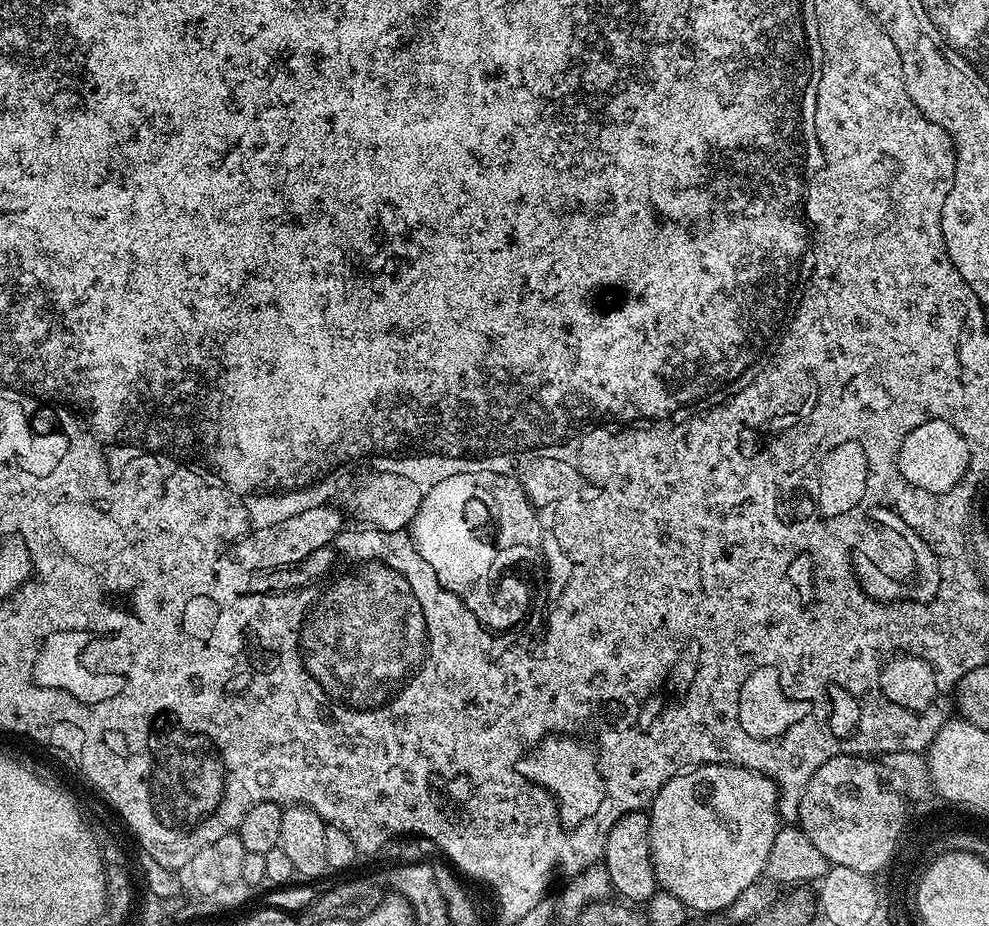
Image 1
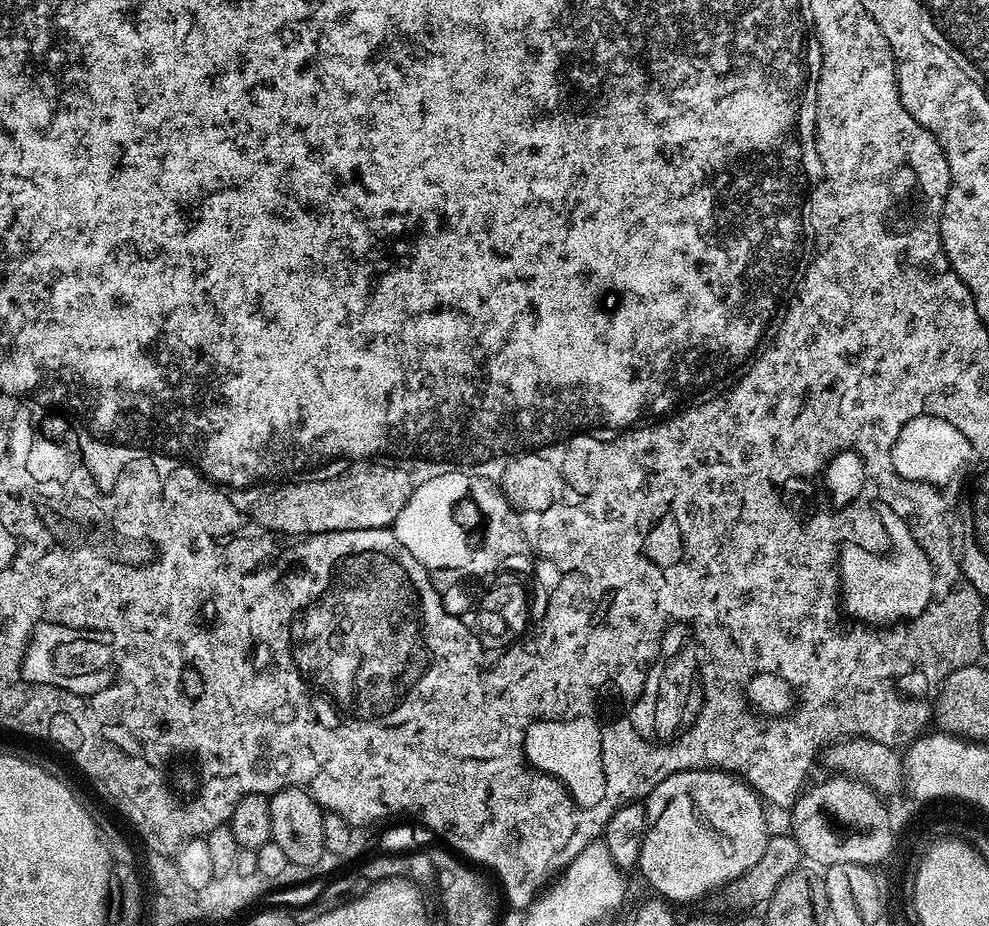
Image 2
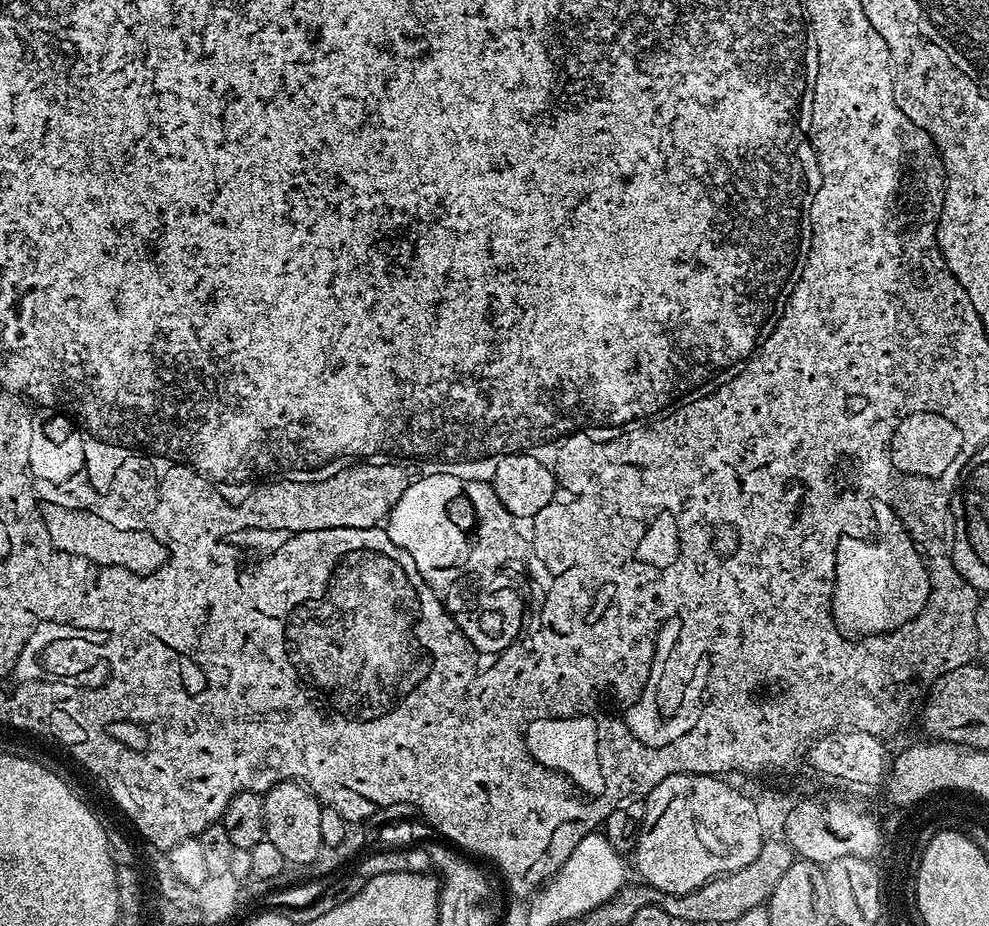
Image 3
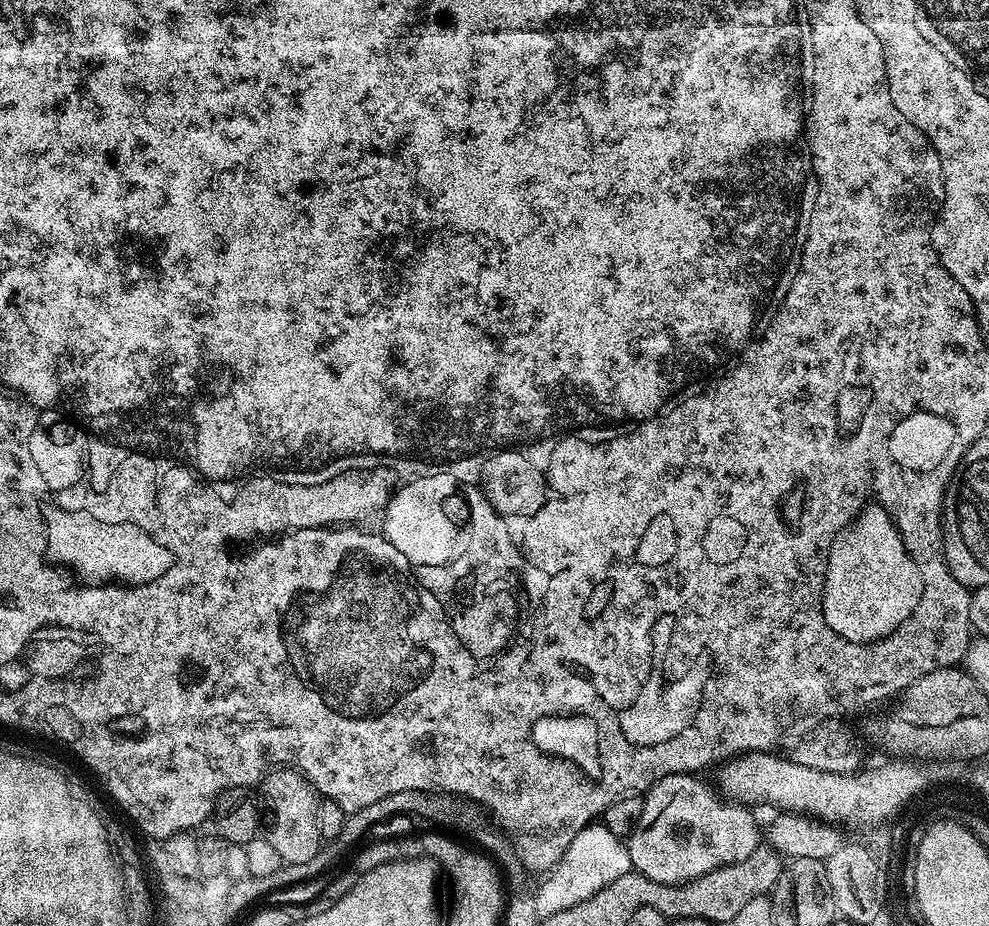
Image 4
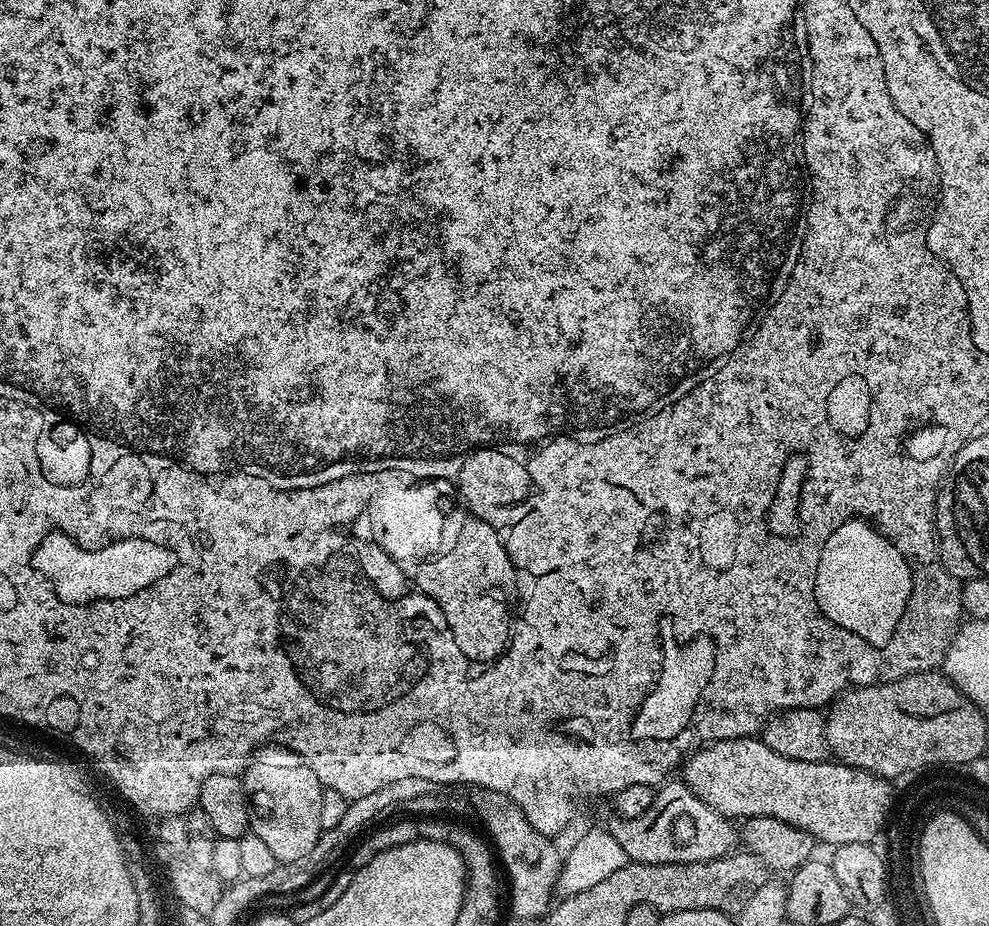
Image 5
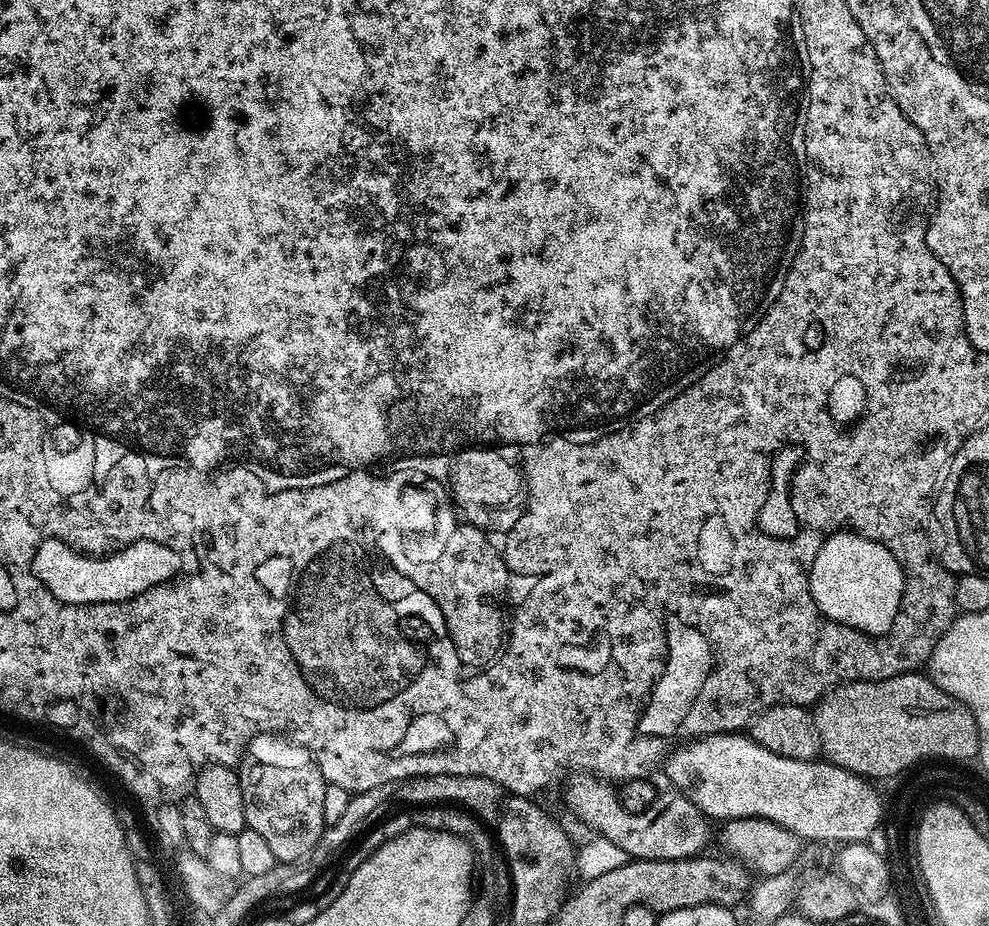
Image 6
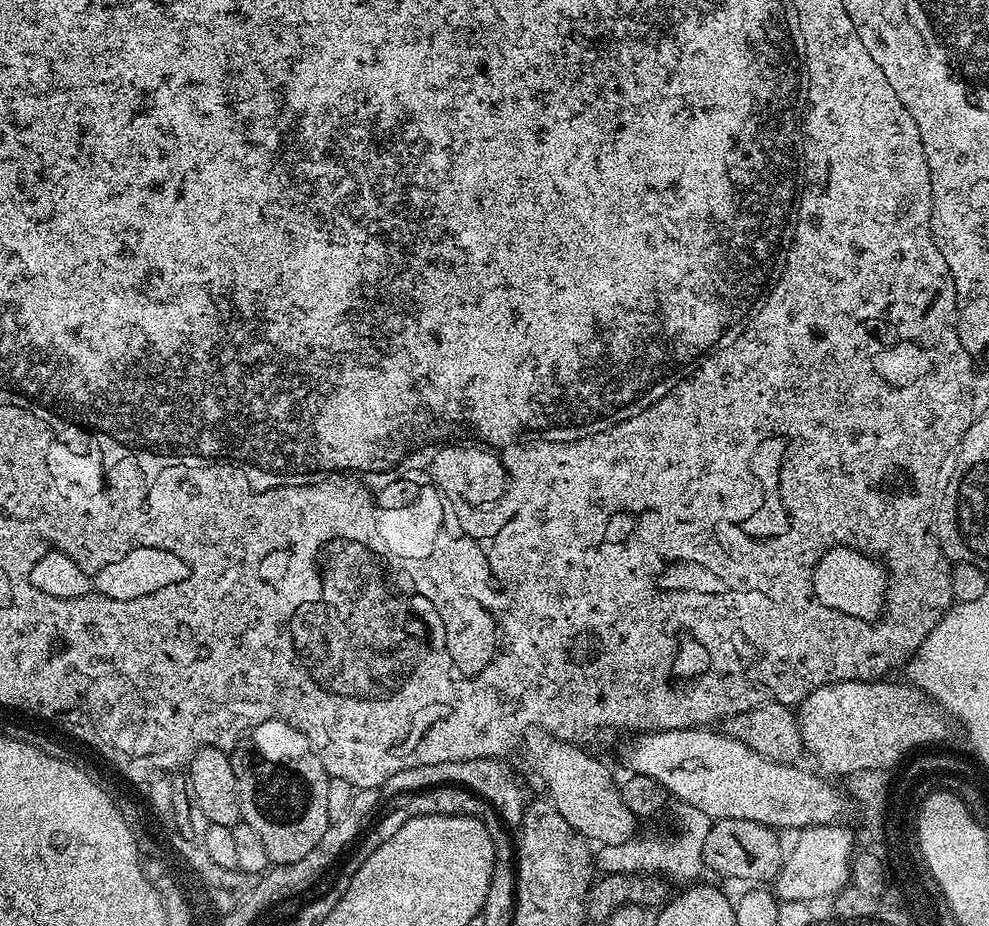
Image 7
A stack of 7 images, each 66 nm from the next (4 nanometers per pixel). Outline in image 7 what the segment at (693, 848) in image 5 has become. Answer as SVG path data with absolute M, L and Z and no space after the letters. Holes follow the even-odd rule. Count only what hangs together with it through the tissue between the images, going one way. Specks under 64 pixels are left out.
M551 742L544 748L544 753L540 756L540 776L544 779L544 784L548 787L547 799L551 800L553 806L570 822L570 826L575 832L579 832L585 840L593 845L601 846L606 844L624 843L633 839L637 835L636 824L638 818L626 810L626 805L622 803L622 794L617 777L612 777L612 772L596 756L591 756L581 745L571 742Z

